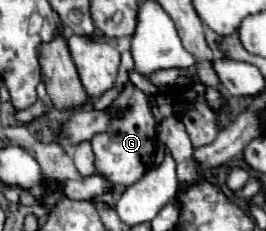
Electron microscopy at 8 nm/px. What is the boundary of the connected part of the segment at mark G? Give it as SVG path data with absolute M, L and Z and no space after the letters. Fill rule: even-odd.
M127 84L123 88L121 96L111 104L113 114L115 114L115 110L123 110L123 116L115 116L111 120L111 126L107 132L93 136L91 146L93 146L95 158L97 158L97 162L95 162L97 172L115 184L113 192L115 192L115 198L119 198L127 186L135 184L147 172L151 154L155 150L153 140L157 140L157 130L155 130L155 118L151 114L151 106L149 106L149 98L133 84Z

